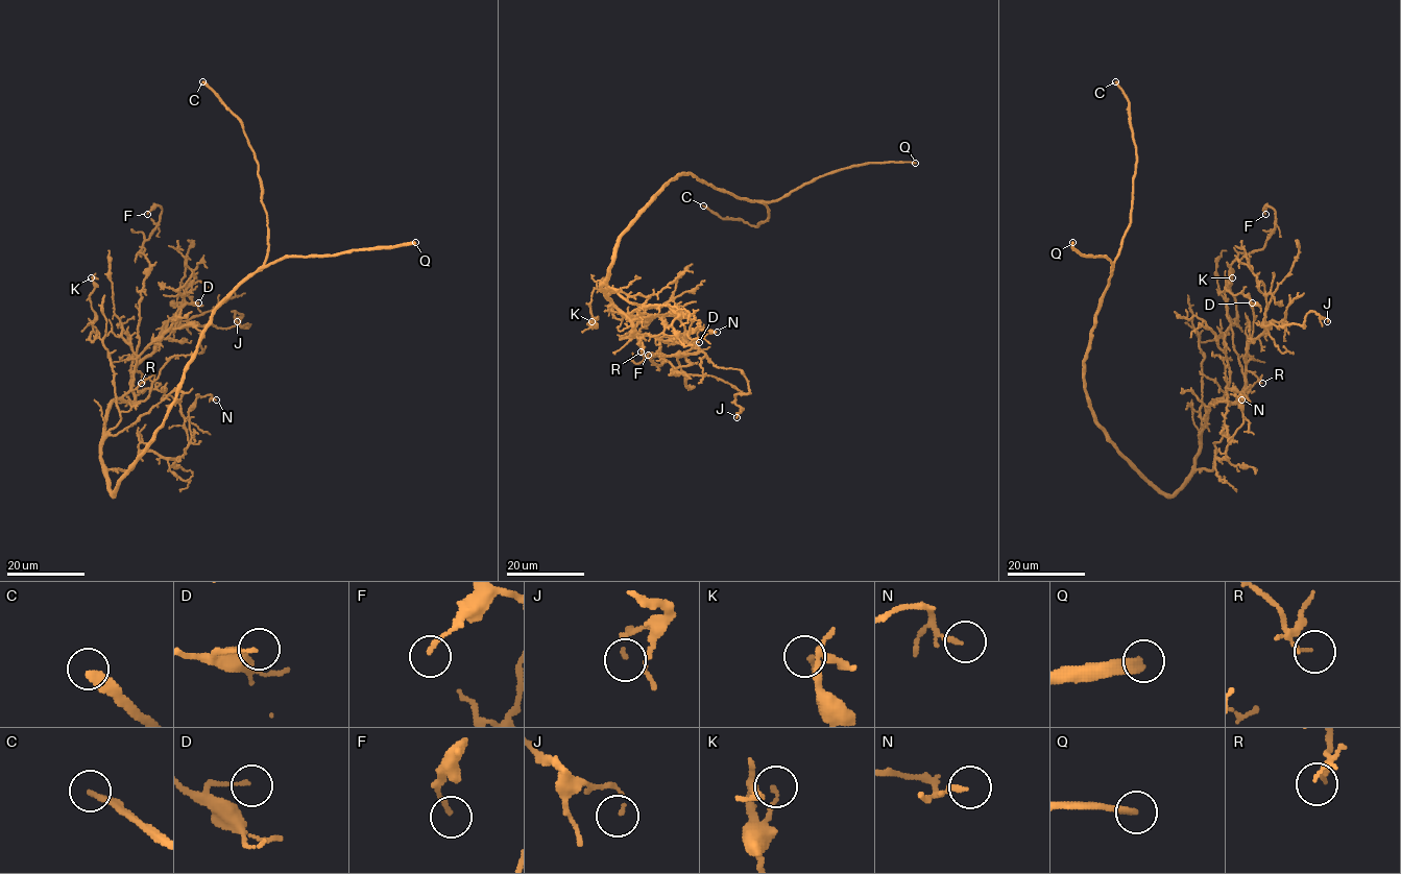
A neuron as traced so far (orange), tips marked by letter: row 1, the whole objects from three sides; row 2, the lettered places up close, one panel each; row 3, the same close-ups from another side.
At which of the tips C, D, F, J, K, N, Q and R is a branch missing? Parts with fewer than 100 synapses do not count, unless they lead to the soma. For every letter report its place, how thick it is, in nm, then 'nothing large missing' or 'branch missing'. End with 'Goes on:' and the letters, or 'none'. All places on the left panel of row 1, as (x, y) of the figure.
C: (202, 81) | 280 nm | branch missing
D: (198, 302) | 120 nm | nothing large missing
F: (147, 214) | 160 nm | nothing large missing
J: (237, 321) | 100 nm | nothing large missing
K: (91, 277) | 140 nm | nothing large missing
N: (216, 399) | 120 nm | nothing large missing
Q: (415, 242) | 320 nm | branch missing
R: (141, 383) | 110 nm | nothing large missing
Goes on: C, Q

